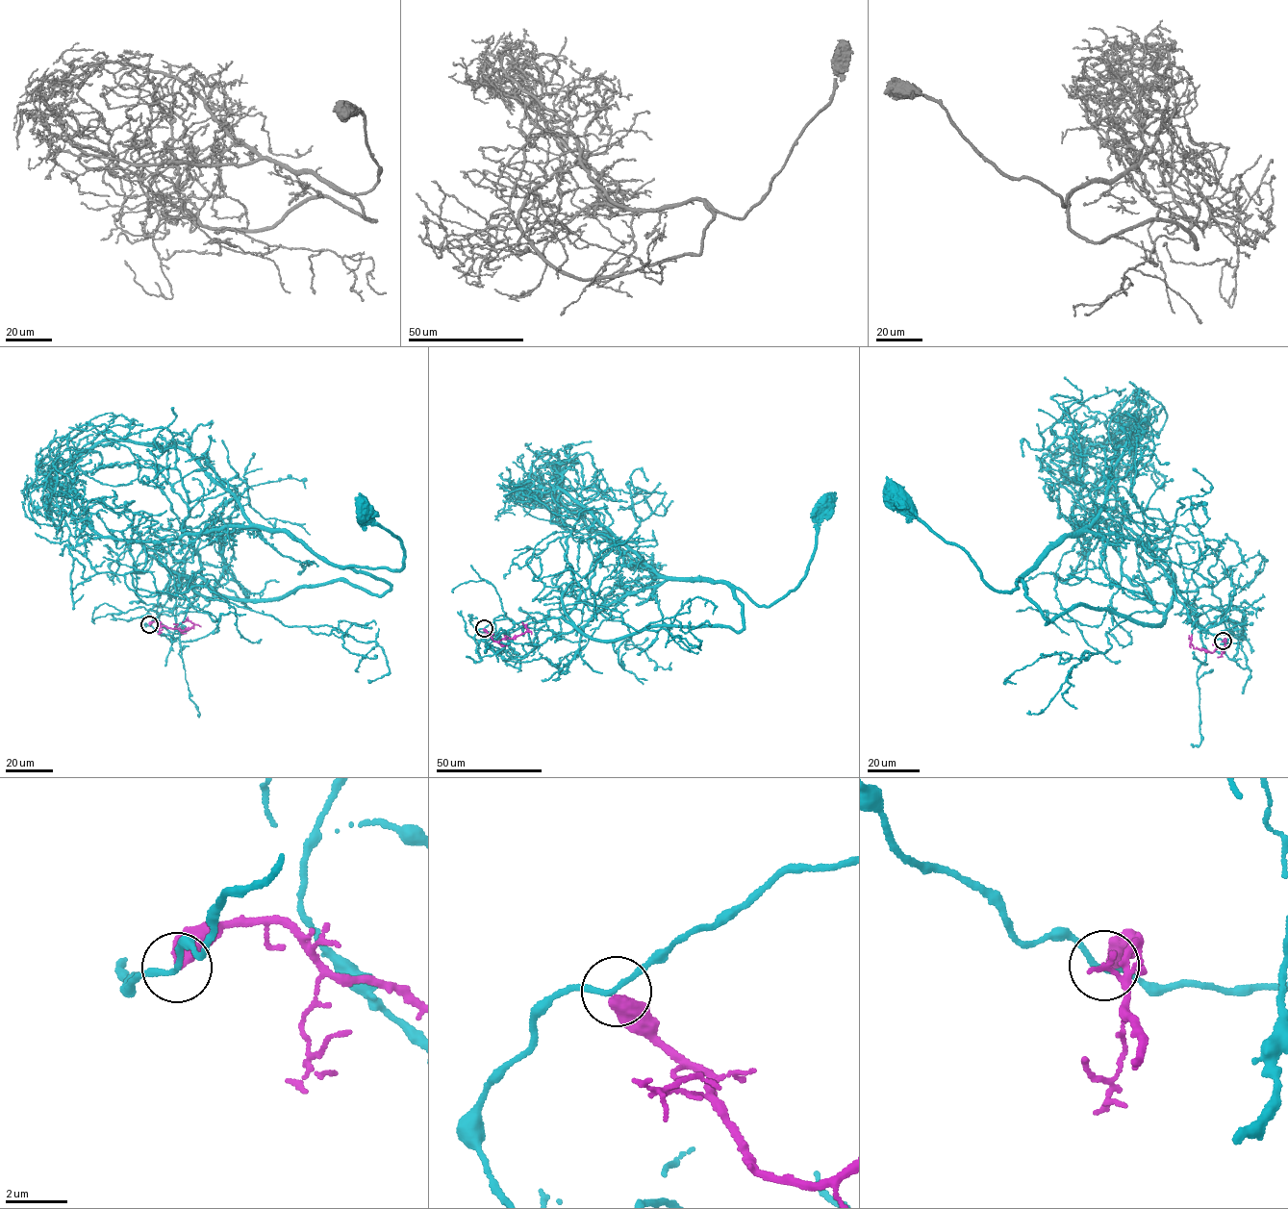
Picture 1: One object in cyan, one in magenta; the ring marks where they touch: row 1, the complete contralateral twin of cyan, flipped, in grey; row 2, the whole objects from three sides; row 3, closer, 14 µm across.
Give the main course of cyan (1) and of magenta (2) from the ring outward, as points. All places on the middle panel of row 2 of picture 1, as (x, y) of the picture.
1: (484, 628), (560, 617), (578, 600), (598, 612), (670, 579), (732, 584), (770, 607), (805, 574), (825, 505)
2: (484, 629), (498, 642), (527, 631), (522, 622)

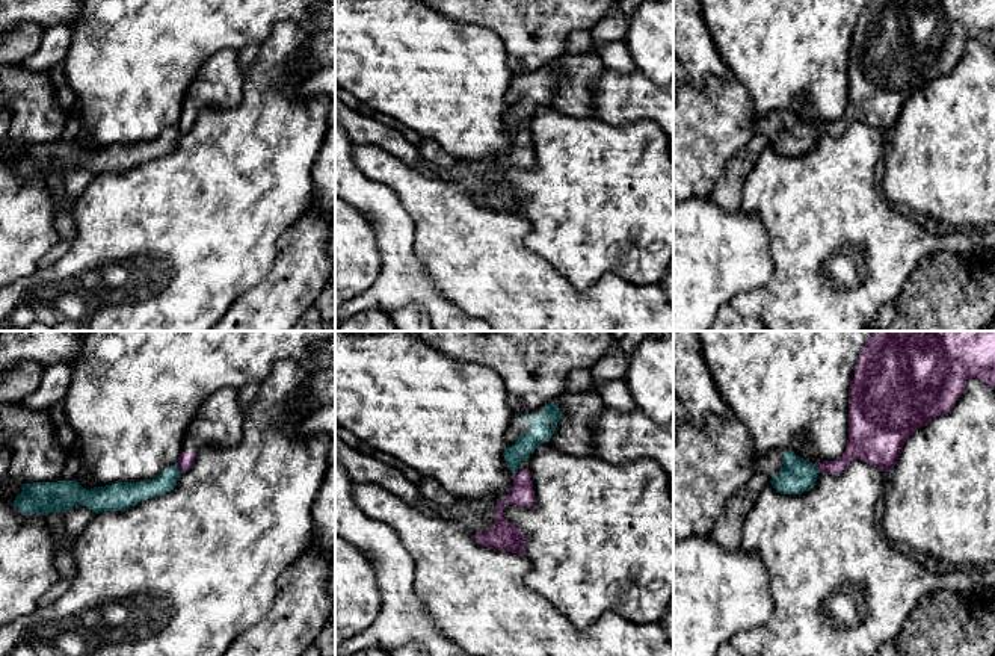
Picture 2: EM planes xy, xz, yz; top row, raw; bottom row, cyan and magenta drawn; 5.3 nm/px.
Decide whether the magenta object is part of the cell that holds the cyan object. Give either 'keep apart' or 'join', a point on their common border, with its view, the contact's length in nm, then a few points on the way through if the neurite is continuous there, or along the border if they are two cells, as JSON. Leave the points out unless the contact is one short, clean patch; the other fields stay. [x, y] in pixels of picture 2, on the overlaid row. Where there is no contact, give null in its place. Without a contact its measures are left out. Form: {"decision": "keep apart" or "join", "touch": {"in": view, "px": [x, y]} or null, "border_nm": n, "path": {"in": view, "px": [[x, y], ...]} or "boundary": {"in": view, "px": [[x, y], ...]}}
{"decision": "keep apart", "touch": {"in": "xy", "px": [178, 469]}, "border_nm": 60, "boundary": {"in": "xy", "px": [[175, 464], [181, 472]]}}

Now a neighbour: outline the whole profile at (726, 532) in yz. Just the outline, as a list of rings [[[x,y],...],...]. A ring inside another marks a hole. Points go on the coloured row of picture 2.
[[[756,470],[744,487],[728,497],[717,524],[710,532],[720,547],[725,550],[740,547],[743,524],[767,485],[770,485],[769,476]]]

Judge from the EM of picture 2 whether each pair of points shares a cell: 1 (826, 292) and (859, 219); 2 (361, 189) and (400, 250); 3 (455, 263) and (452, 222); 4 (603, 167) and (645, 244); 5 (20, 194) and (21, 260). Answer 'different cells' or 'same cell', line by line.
1: same cell
2: same cell
3: same cell
4: same cell
5: same cell

